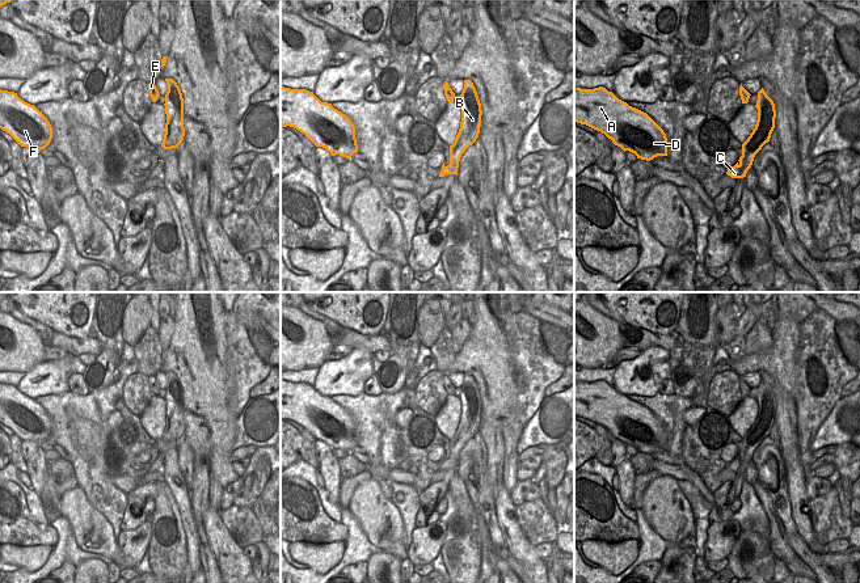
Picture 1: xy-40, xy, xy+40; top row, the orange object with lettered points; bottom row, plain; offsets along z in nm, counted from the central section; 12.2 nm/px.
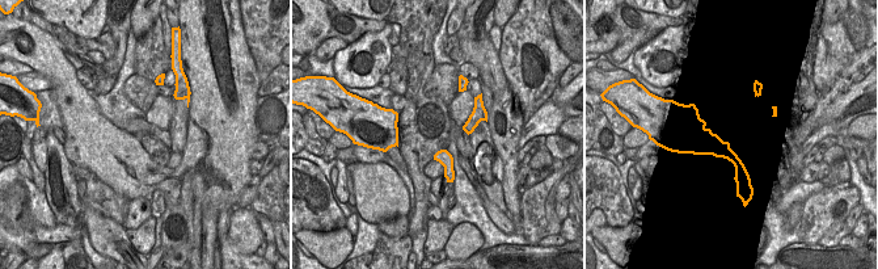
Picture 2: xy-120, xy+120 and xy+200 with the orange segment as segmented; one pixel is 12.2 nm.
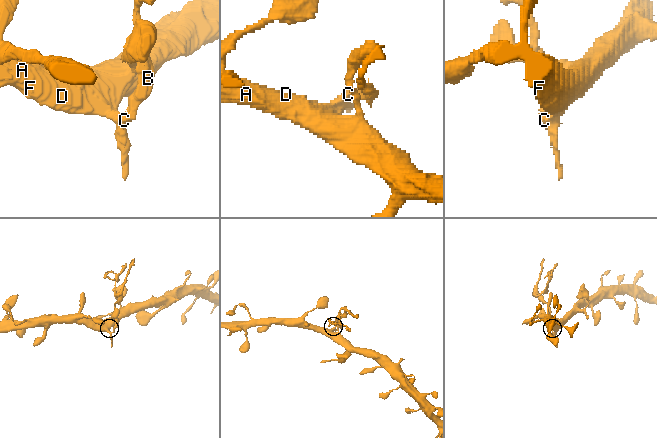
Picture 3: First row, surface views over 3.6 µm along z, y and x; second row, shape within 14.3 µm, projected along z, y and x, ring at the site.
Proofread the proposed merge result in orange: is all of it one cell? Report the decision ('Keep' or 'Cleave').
Cleave.

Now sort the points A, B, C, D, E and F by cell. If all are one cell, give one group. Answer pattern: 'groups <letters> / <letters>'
groups A C D E F / B

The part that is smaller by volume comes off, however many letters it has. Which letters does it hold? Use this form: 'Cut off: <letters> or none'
Cut off: B

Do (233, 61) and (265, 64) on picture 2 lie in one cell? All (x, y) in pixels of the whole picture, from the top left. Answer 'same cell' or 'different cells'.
different cells

